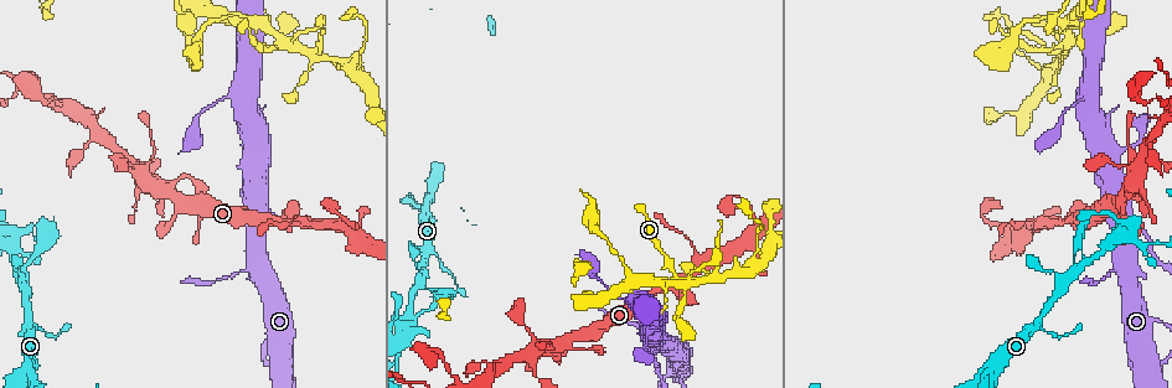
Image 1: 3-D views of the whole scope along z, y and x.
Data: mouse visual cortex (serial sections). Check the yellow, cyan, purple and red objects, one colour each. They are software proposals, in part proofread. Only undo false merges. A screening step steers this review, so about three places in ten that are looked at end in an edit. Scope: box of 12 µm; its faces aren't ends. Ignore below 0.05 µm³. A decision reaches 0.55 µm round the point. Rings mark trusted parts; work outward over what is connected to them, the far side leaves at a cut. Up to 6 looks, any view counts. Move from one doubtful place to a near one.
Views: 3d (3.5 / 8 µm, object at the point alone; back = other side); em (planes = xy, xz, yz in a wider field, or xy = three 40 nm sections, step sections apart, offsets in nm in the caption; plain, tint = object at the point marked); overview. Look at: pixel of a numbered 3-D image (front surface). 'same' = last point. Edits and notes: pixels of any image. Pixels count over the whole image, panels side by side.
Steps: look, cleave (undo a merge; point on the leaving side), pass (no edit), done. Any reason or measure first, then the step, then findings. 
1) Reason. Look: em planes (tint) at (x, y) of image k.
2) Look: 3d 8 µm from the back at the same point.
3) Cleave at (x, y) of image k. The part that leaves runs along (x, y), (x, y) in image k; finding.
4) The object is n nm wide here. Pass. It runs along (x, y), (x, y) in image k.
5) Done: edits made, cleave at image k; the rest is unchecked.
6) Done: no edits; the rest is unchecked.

Look: 3d 3.5 µm from the back at (231, 99) of image 1.

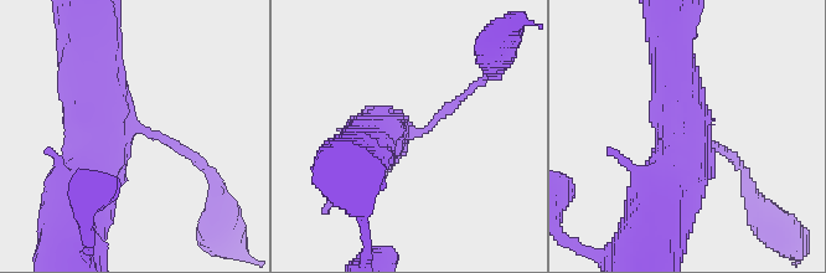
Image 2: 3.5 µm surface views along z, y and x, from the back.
Look: em xy step 3 (tint) at (134, 129) of image 2.

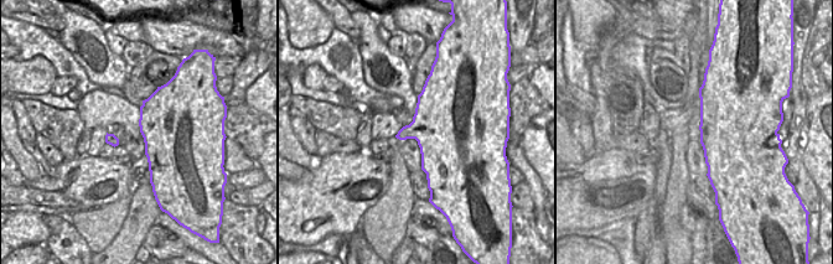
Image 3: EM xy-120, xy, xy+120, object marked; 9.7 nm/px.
Pass. It runs along (79, 201), (109, 133), (87, 57) in image 2; continuous, no second cell.

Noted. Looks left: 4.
Narrows sharply. Look: 3d 3.5 µm at (684, 280) of image 1.

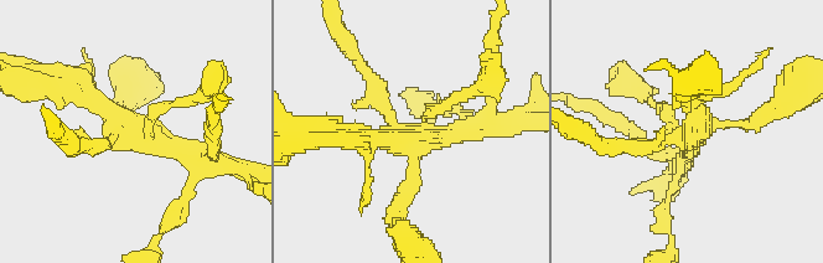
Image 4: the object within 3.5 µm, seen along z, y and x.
Need the tissue. Look: em xy step 5 (tint) at (410, 141) of image 4.

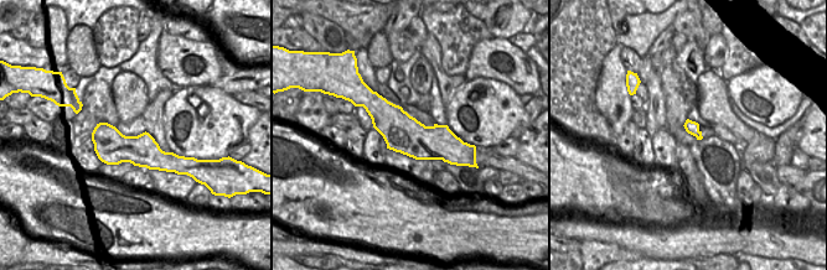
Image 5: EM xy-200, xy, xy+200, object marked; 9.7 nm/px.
Pass. It runs along (367, 76), (409, 139), (485, 127) in image 4; continuous, no second cell.

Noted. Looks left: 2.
Side arm on a straight run. Look: 3d 3.5 µm at (1049, 72) of image 1.

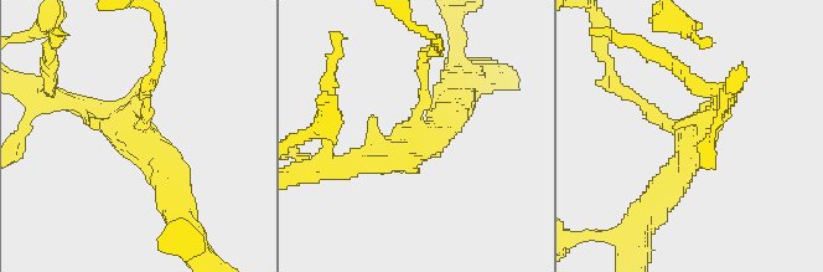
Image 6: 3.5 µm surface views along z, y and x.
Look: em xy step 3 (tint) at (691, 138) of image 6.

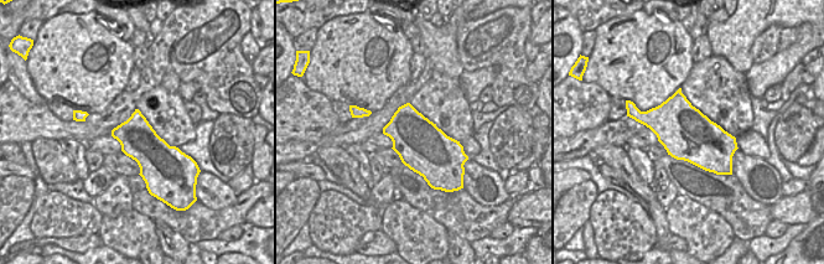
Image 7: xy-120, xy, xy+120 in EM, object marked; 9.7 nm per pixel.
Pass. It runs along (74, 106), (139, 137), (177, 201) in image 6; one cell here.

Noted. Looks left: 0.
Done: no edits; the rest is unchecked.

